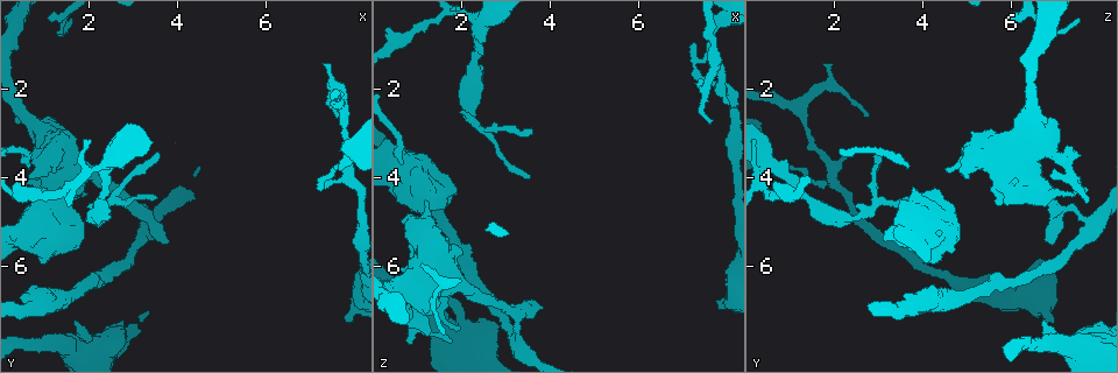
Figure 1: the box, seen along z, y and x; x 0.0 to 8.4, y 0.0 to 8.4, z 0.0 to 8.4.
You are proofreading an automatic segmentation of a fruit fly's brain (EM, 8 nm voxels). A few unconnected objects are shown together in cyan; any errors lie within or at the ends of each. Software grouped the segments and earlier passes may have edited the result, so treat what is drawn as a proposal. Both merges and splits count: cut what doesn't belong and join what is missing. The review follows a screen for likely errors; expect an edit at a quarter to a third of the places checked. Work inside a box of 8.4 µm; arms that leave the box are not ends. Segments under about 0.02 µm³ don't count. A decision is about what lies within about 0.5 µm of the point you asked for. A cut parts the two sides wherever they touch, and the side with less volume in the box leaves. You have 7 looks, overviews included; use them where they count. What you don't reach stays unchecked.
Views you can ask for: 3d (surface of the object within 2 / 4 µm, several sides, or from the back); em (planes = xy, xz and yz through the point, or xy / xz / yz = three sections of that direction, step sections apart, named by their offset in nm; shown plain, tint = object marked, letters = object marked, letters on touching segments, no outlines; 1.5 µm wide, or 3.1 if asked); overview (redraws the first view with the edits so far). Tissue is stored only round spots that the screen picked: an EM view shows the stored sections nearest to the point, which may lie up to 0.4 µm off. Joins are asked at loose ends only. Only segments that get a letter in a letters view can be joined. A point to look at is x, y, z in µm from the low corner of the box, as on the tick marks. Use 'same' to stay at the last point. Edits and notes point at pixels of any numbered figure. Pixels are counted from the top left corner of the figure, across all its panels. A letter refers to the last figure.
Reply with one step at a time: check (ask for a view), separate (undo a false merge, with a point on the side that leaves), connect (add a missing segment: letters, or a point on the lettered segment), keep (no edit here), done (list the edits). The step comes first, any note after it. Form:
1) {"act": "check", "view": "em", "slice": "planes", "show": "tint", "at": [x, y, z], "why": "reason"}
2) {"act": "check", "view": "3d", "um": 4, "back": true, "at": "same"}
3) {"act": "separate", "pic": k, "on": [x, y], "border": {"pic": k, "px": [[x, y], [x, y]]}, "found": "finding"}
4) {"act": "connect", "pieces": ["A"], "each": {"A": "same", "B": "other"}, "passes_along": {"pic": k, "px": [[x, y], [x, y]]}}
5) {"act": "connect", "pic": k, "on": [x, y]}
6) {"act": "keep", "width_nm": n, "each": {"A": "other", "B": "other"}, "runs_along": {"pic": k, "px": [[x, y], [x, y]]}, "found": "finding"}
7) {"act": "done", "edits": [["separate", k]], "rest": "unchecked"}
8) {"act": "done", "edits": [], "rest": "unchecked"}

{"act": "check", "view": "3d", "um": 4, "at": [2.20, 4.95, 2.50], "why": "thick turns thin"}

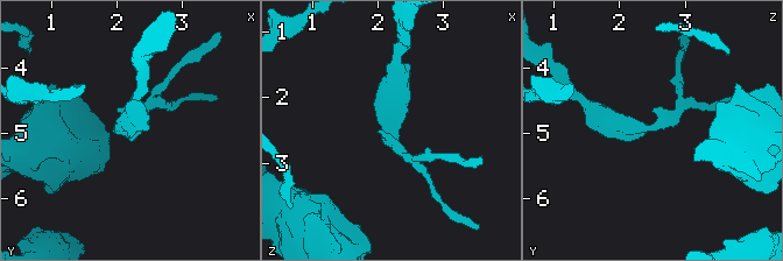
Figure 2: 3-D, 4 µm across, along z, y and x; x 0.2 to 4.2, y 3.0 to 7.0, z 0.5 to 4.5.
{"act": "check", "view": "em", "slice": "yz", "step": 8, "show": "tint", "at": [2.10, 4.95, 2.45]}

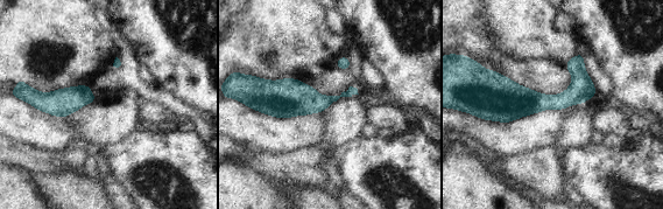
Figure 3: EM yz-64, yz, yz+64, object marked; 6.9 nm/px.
{"act": "check", "view": "em", "slice": "planes", "show": "letters", "at": "same"}

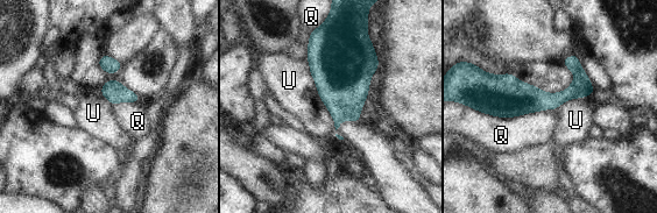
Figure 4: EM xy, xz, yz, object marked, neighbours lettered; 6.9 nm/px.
{"act": "keep", "each": {"Q": "other", "U": "other"}, "border": {"pic": 4, "px": [[306, 58], [317, 94], [336, 129]]}, "found": "one neuron here"}

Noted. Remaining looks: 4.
{"act": "check", "view": "em", "slice": "planes", "show": "letters", "at": [0.80, 4.55, 7.75], "why": "tapers out"}

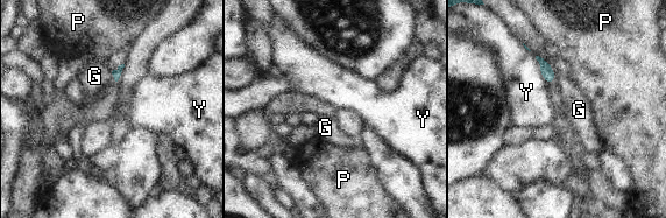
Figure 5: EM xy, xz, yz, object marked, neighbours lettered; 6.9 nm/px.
{"act": "keep", "each": {"G": "other", "P": "other", "Y": "other"}, "border": {"pic": 5, "px": [[536, 55], [548, 63], [554, 82]]}, "found": "none of them fits"}

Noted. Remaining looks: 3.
{"act": "check", "view": "em", "slice": "xz", "step": 4, "show": "letters", "at": [1.75, 7.25, 6.70], "why": "an open end"}

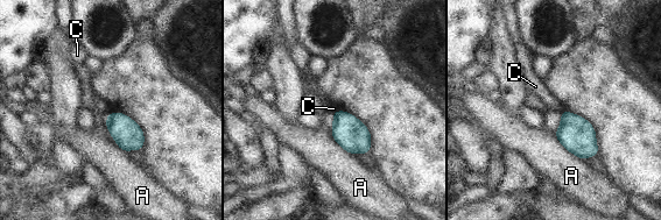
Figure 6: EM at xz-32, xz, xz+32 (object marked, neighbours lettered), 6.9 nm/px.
{"act": "check", "view": "em", "slice": "planes", "show": "letters", "at": "same"}

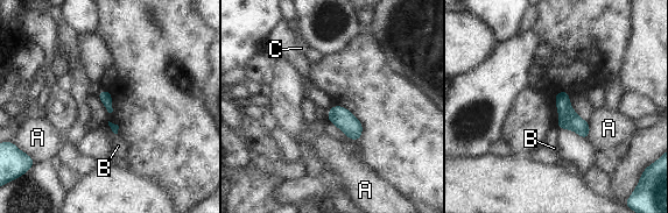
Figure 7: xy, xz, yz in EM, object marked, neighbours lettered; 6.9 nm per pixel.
{"act": "keep", "each": {"A": "other", "B": "other", "C": "other"}, "border": {"pic": 7, "px": [[589, 122], [589, 136], [586, 139]]}, "found": "no lettered segment goes on from it"}

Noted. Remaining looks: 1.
{"act": "done", "edits": [], "rest": "unchecked"}

